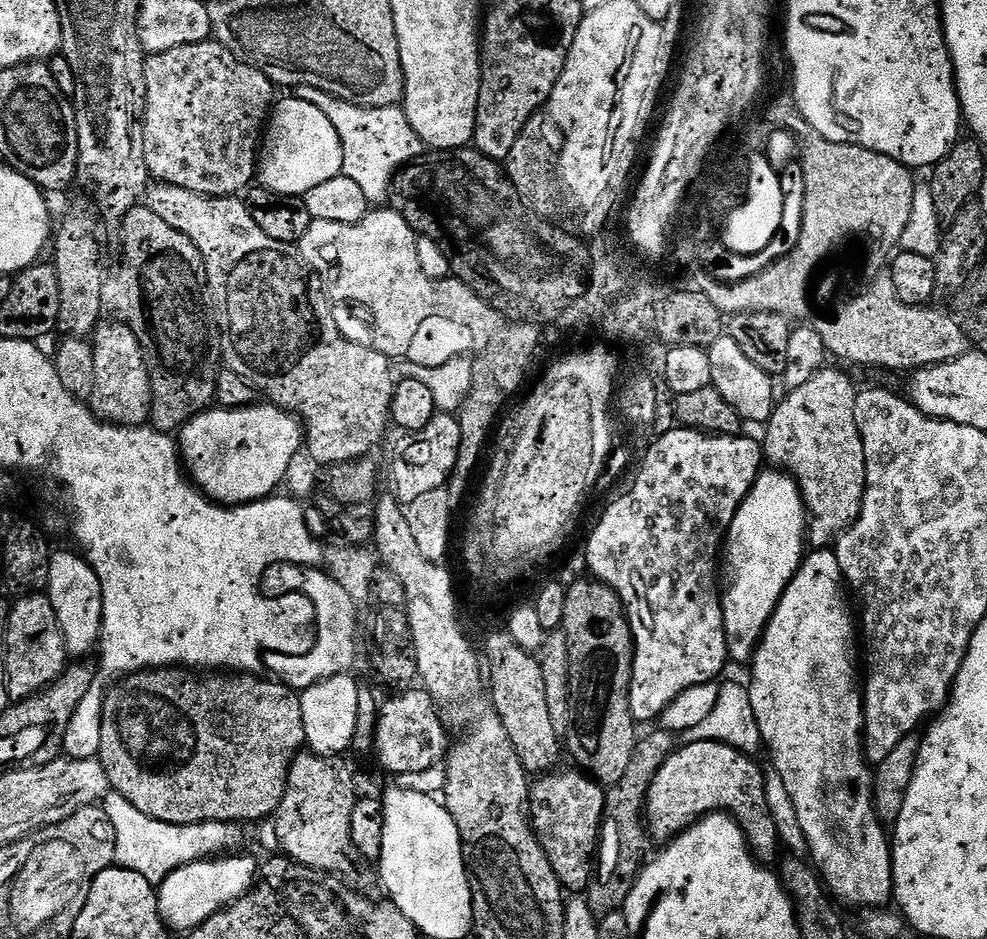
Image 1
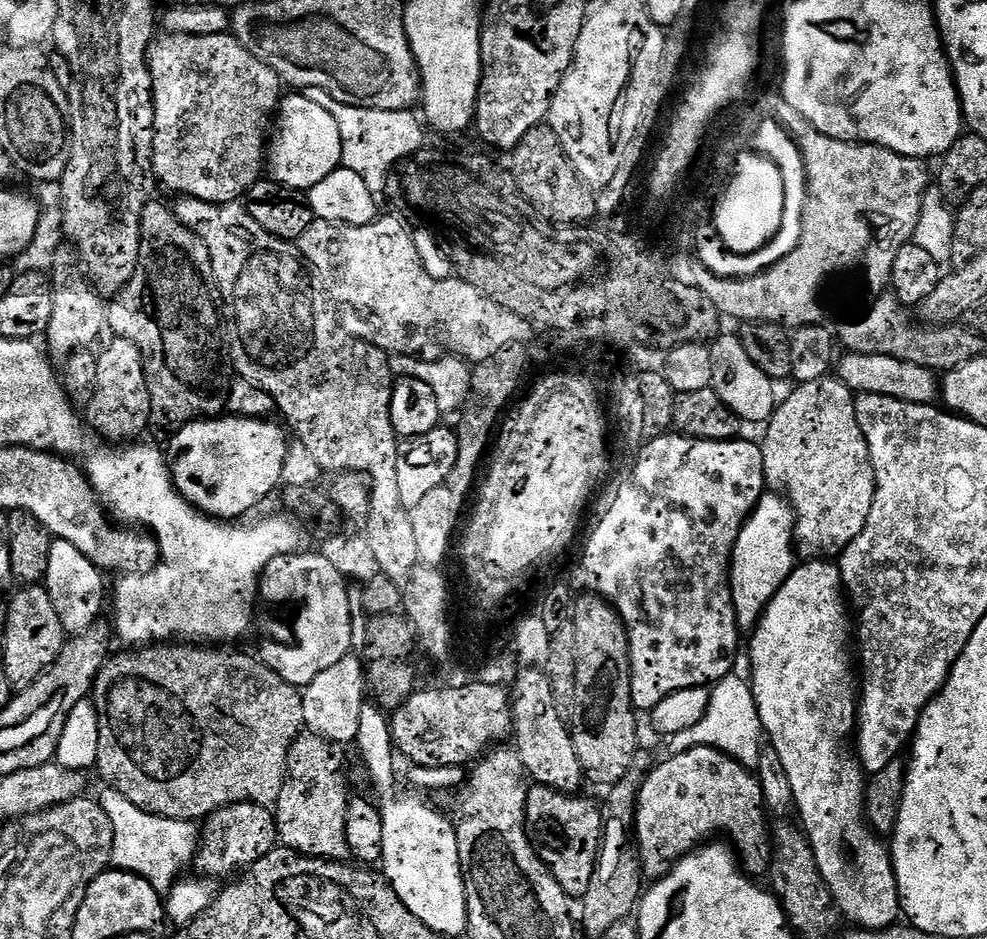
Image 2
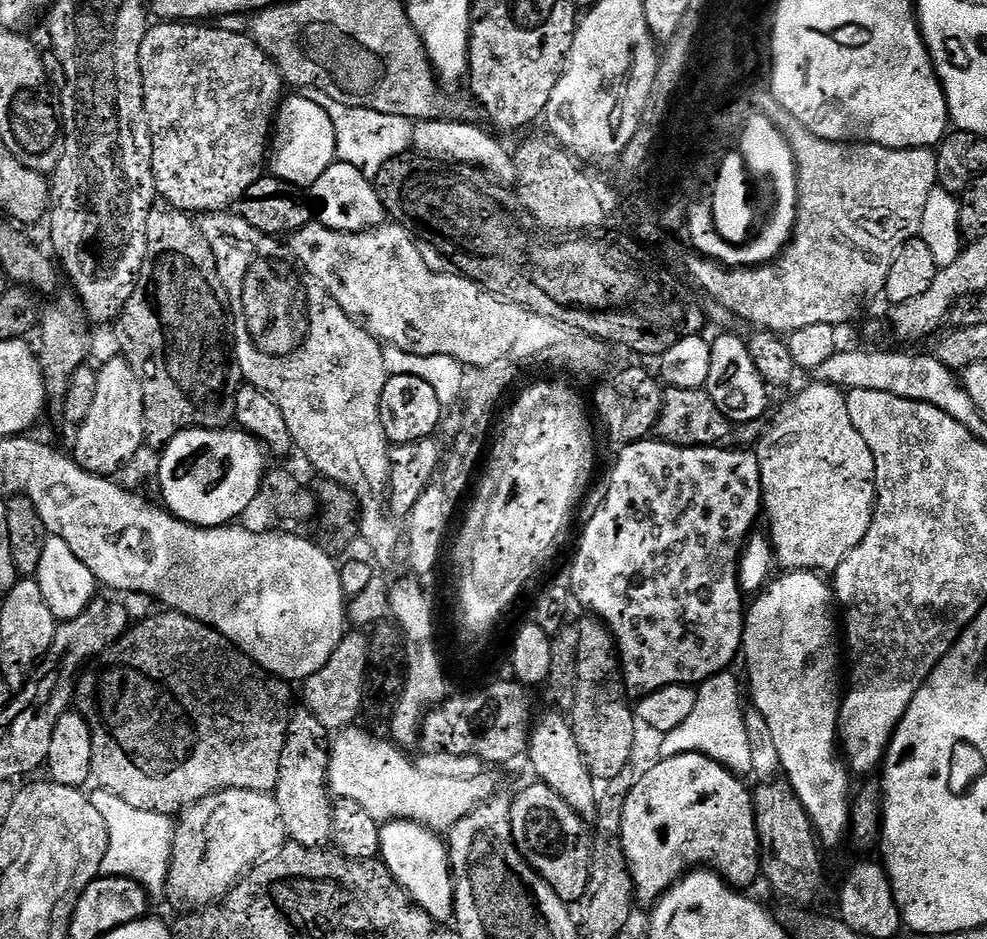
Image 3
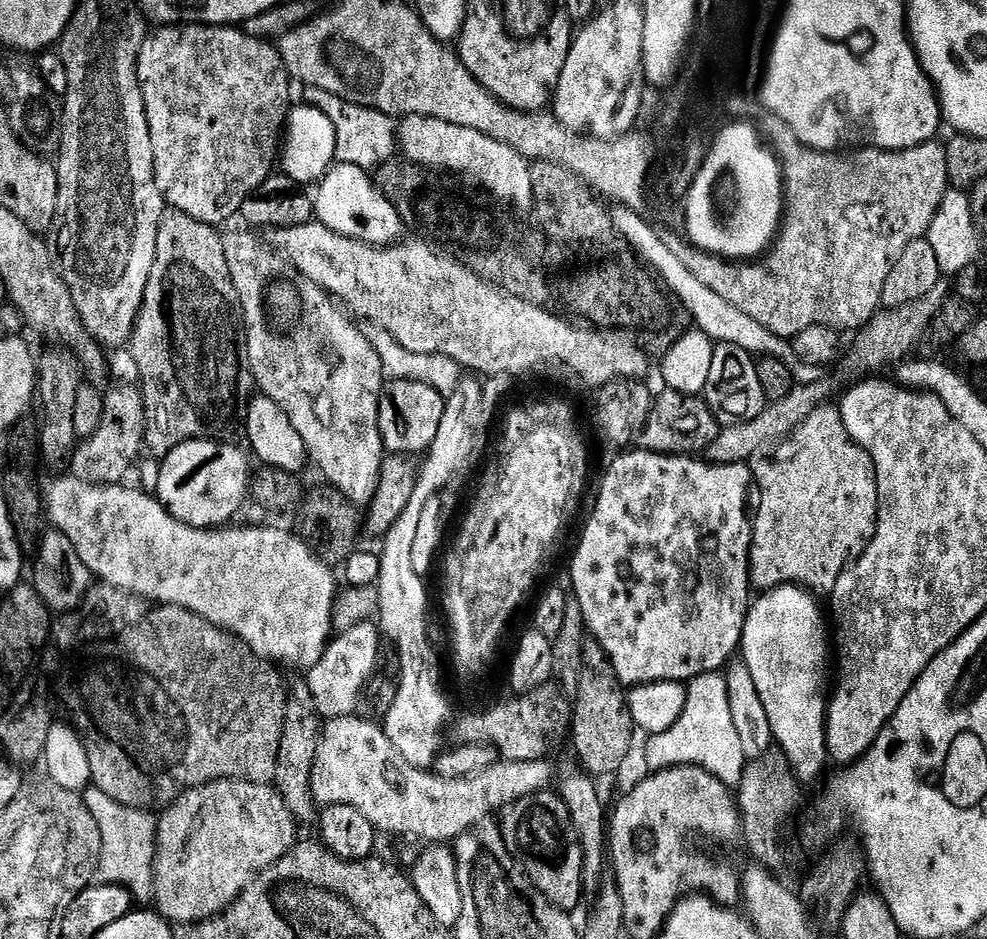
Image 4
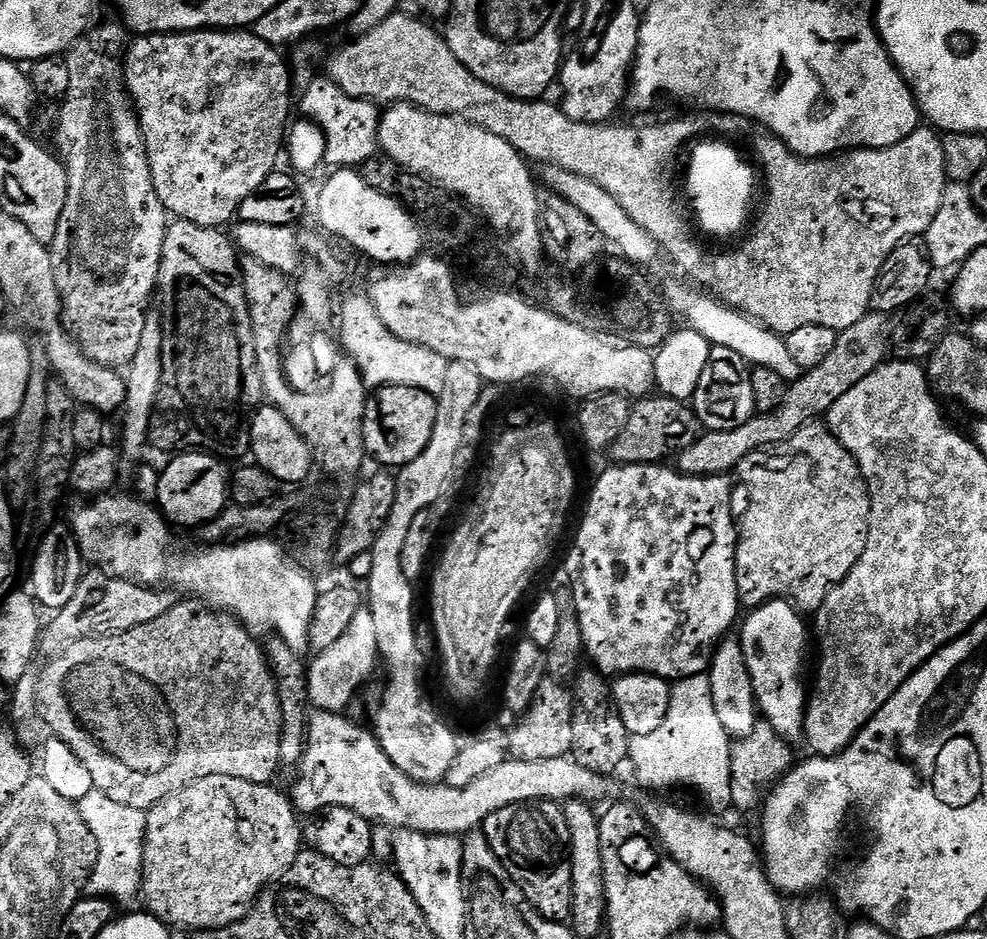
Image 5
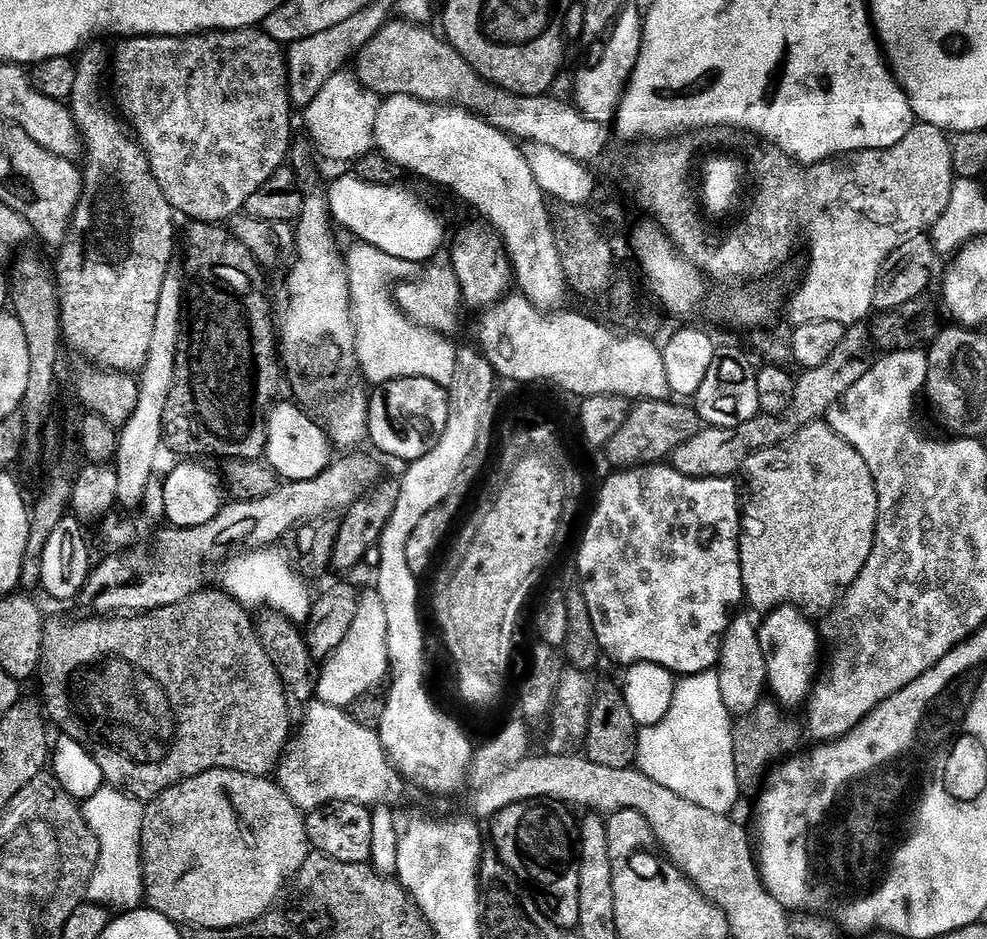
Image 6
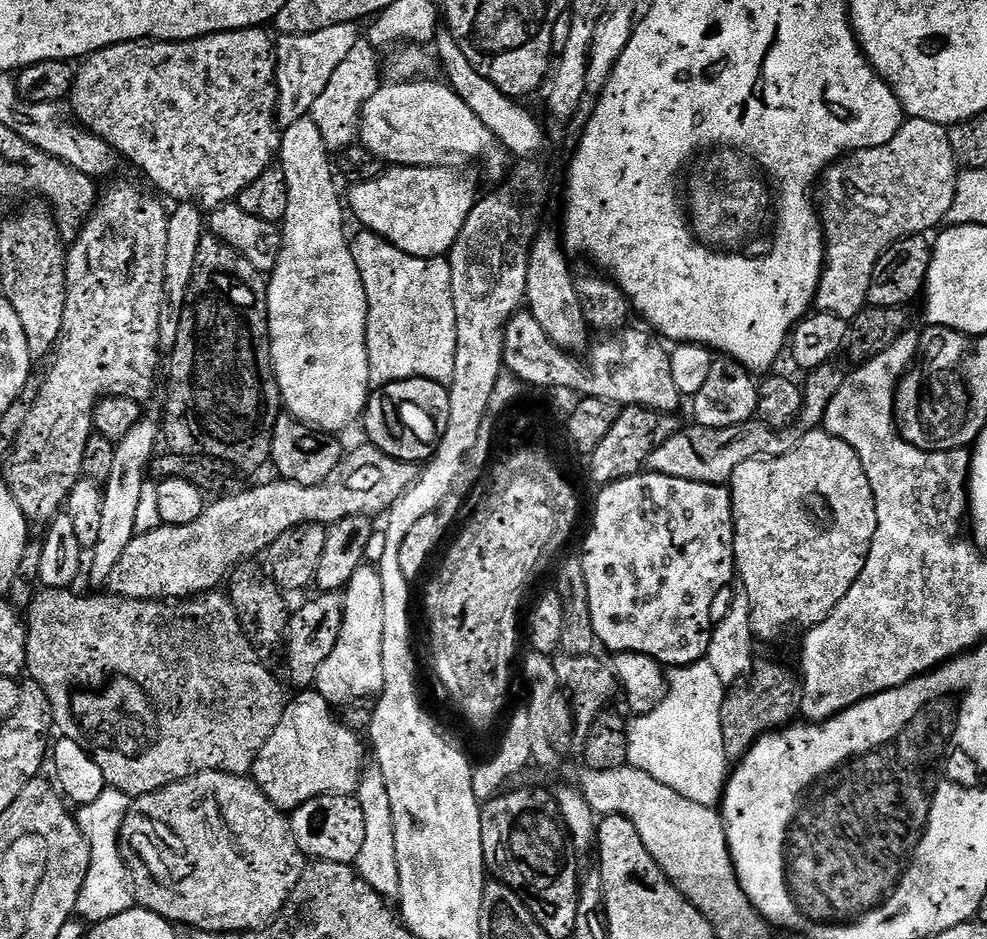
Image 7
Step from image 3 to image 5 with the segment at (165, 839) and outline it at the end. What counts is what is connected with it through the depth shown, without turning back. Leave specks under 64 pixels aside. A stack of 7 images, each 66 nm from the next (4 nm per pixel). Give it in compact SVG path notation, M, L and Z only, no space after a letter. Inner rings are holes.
M95 788L77 803L77 808L99 846L98 862L88 877L87 893L94 898L108 897L117 903L138 900L143 889L147 813L115 802Z

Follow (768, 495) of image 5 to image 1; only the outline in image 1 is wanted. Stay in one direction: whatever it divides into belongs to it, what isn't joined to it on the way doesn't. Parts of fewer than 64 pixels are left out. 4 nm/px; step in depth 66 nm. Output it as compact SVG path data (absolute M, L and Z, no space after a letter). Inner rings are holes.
M825 366L820 369L818 374L814 374L814 378L810 378L810 382L806 382L806 386L798 386L791 389L787 393L788 397L781 399L776 407L772 410L772 416L769 418L766 425L768 433L762 436L762 451L766 457L769 465L775 466L777 469L789 473L793 480L796 481L800 487L800 494L804 497L804 506L810 517L808 522L808 530L806 533L806 540L813 549L828 550L835 545L836 541L840 539L841 534L852 527L854 521L860 516L860 507L864 501L864 485L866 484L866 454L862 446L862 434L858 430L858 422L854 418L854 406L856 405L856 393L858 391L857 385L852 385L852 380L844 372L839 372L836 368Z

